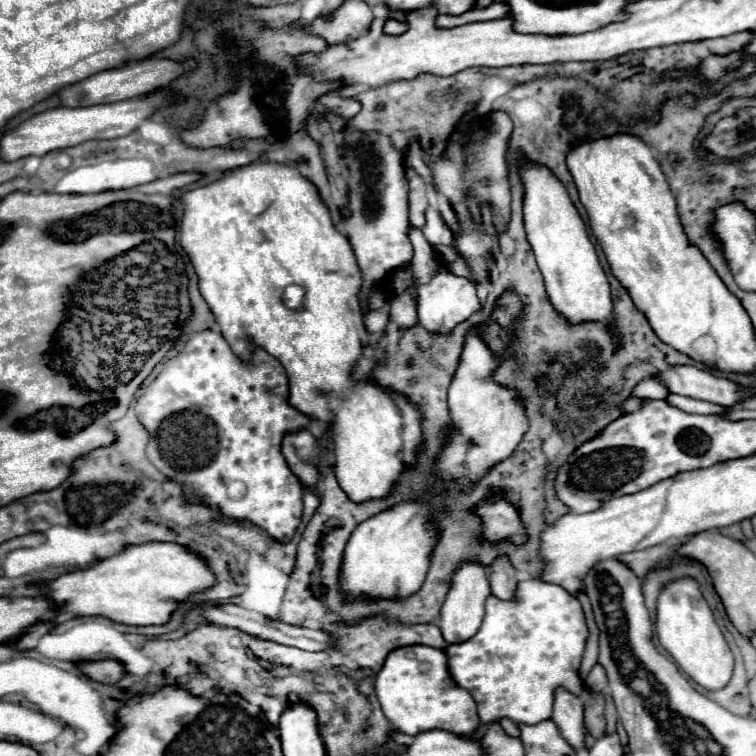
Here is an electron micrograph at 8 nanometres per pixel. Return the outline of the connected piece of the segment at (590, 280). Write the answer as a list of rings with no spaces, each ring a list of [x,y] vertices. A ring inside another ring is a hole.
[[[524,163],[520,177],[526,187],[524,195],[524,227],[544,275],[548,297],[554,309],[570,323],[602,321],[612,323],[610,285],[598,261],[596,249],[588,239],[586,225],[572,205],[564,185],[544,165]]]

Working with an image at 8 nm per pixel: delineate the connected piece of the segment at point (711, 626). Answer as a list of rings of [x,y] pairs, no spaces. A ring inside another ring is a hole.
[[[686,577],[674,581],[660,593],[656,631],[660,645],[674,657],[678,667],[686,675],[690,675],[700,687],[708,691],[718,691],[728,685],[734,671],[734,657],[694,579]]]

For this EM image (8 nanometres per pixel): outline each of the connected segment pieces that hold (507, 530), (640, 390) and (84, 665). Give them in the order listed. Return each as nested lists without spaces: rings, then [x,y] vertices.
[[[498,493],[494,501],[486,499],[476,507],[476,513],[482,517],[484,523],[484,539],[488,541],[504,541],[512,539],[514,543],[526,541],[526,529],[520,523],[518,511]]]
[[[652,377],[642,379],[632,391],[632,397],[640,397],[640,399],[664,399],[666,395],[668,395],[666,385],[654,381]]]
[[[82,661],[78,663],[78,669],[92,681],[98,683],[118,683],[126,673],[118,661]]]

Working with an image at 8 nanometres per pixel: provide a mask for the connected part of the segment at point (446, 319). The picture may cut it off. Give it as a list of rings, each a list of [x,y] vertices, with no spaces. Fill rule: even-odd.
[[[440,265],[434,273],[430,283],[426,285],[418,285],[418,295],[416,295],[418,303],[420,303],[420,311],[418,311],[418,321],[420,325],[428,331],[428,333],[438,333],[438,335],[450,335],[454,331],[456,325],[464,323],[468,317],[472,317],[474,313],[482,311],[482,303],[476,295],[476,287],[472,281],[468,281],[466,277],[456,277],[452,275],[444,265]]]

